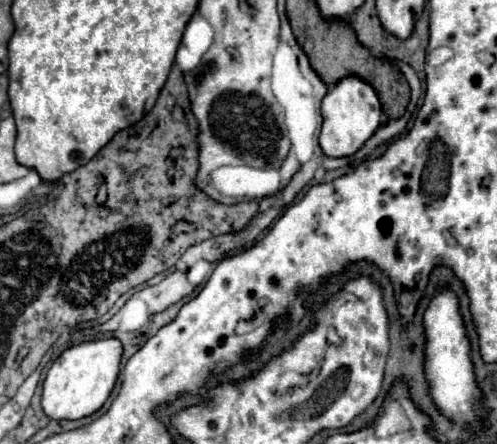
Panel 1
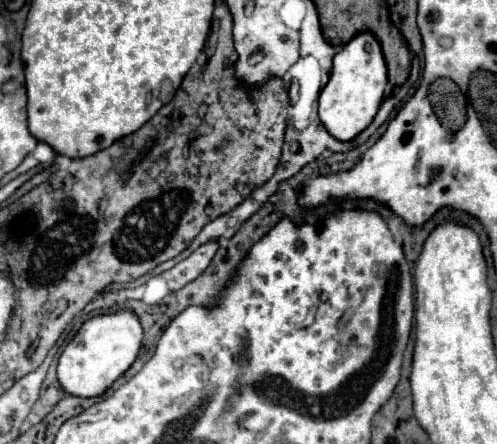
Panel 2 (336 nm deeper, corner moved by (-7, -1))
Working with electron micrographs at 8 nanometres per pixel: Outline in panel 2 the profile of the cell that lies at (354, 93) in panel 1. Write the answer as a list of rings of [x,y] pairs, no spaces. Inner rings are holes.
[[[360,33],[350,43],[342,47],[334,55],[334,67],[330,73],[330,81],[320,93],[320,121],[326,131],[338,141],[352,141],[358,133],[362,133],[374,119],[380,103],[384,101],[386,89],[386,63],[380,51],[378,41],[372,33]]]

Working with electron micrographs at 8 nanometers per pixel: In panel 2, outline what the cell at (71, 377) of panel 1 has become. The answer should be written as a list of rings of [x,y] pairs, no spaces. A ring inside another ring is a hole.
[[[132,311],[98,315],[86,321],[58,359],[58,381],[74,397],[100,397],[134,363],[142,343],[142,327]]]

